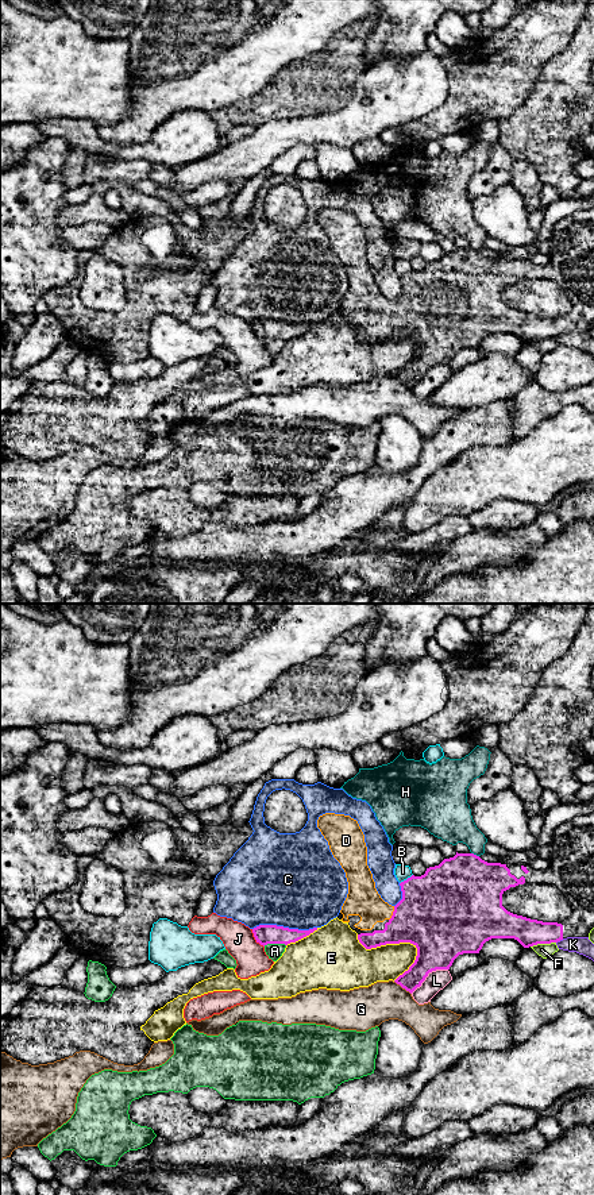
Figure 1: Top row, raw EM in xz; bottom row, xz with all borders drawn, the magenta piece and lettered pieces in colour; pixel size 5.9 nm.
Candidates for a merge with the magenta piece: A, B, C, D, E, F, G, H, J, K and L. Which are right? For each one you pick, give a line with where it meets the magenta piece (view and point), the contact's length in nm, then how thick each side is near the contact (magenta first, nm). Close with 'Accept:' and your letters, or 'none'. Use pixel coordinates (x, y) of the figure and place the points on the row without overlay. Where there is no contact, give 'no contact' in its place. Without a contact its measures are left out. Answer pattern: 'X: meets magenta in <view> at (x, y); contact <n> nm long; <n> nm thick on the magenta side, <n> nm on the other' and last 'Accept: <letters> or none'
D: meets magenta in xz at (393, 308); contact 90 nm long; 440 nm thick on the magenta side, 190 nm on the other
Accept: D

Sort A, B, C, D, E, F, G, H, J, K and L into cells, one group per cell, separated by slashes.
A / B / C / D / E / F / G / H / J / K / L

